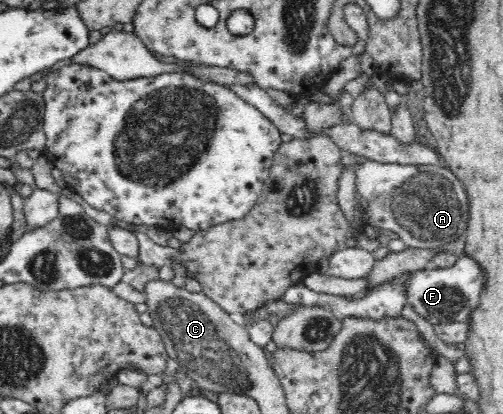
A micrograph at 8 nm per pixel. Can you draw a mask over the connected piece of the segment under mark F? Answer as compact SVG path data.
M465 256L457 260L452 268L425 269L412 273L408 280L404 280L402 289L408 305L434 326L451 322L467 322L470 312L478 307L478 298L484 288L484 276L478 262L472 257Z

